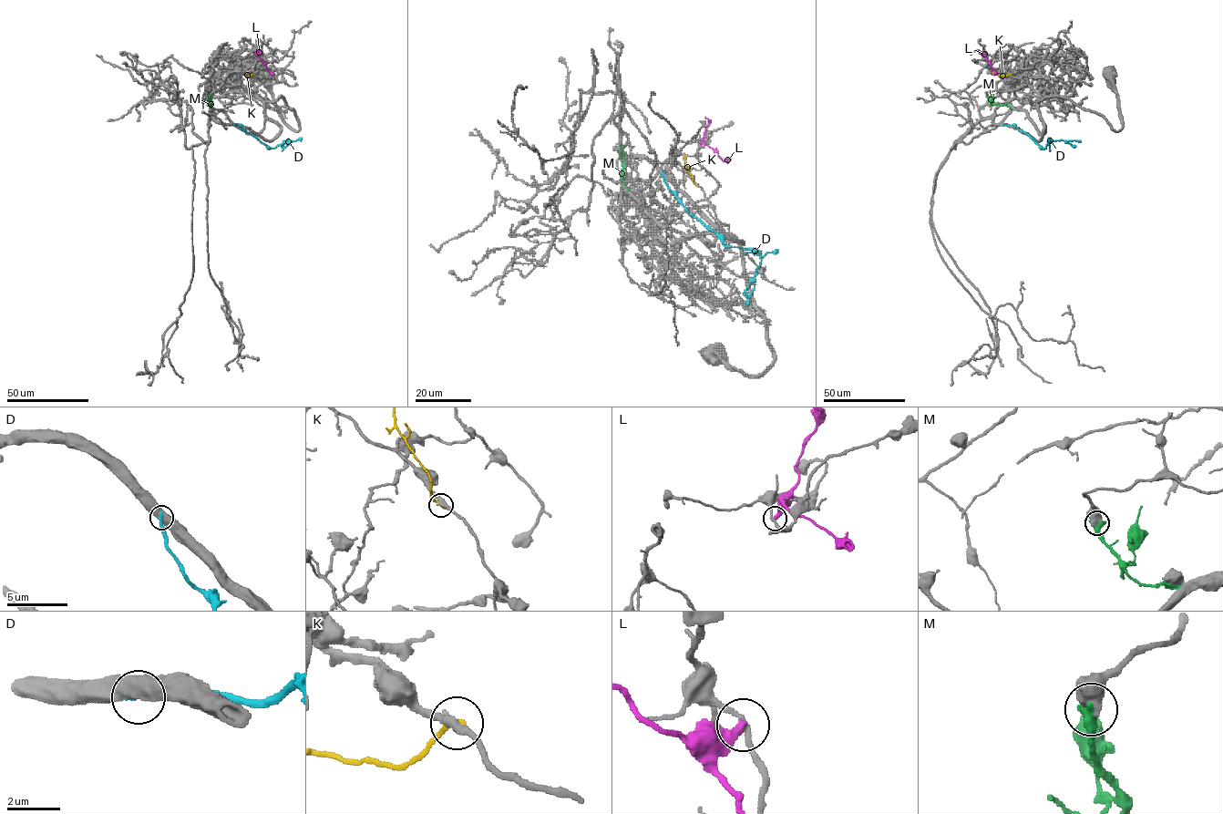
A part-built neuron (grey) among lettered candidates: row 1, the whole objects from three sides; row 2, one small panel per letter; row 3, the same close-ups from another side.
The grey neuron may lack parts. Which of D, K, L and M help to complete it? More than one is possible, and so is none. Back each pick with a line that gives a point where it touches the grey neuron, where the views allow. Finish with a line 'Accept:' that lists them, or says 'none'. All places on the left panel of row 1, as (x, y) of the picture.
Accept: none

